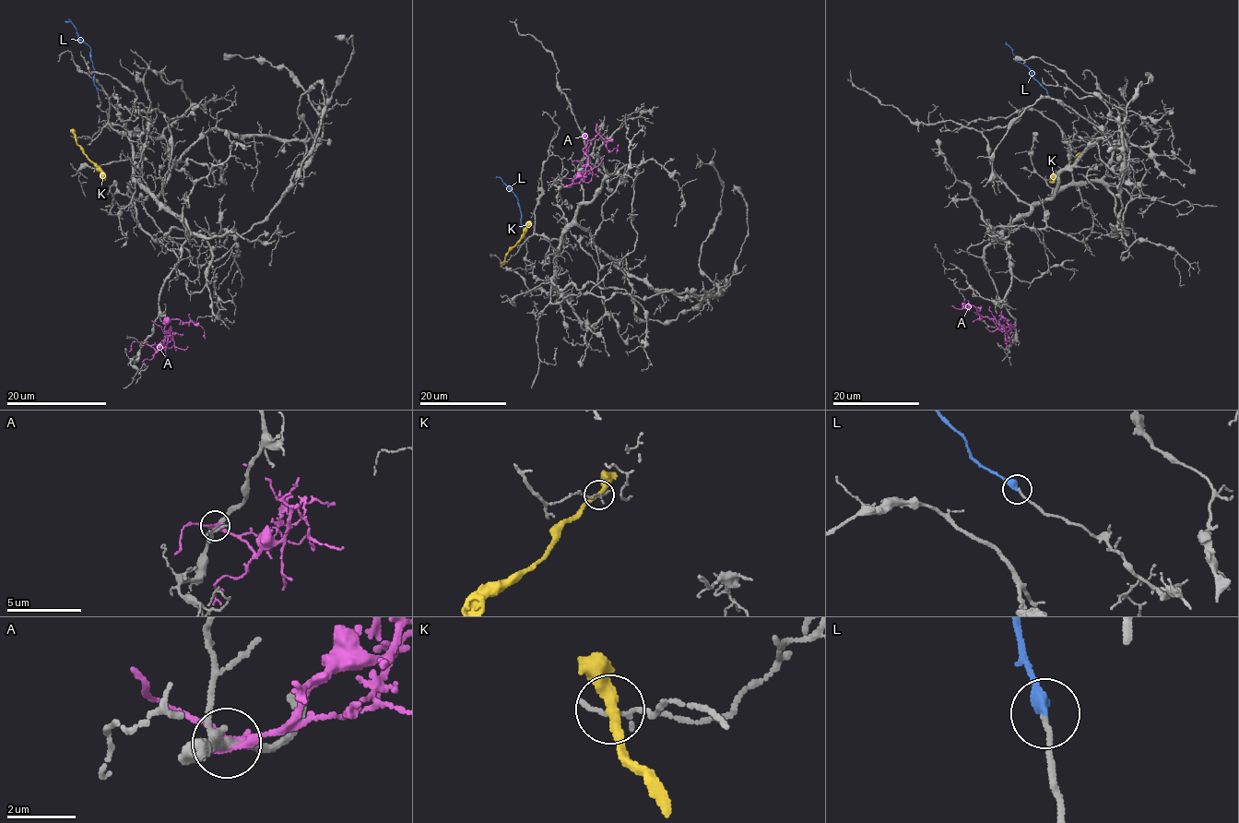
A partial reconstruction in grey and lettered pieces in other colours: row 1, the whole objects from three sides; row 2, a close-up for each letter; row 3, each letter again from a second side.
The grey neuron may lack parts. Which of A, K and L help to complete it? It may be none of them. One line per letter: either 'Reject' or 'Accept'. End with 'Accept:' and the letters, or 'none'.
A: Reject
K: Reject
L: Accept
Accept: L

